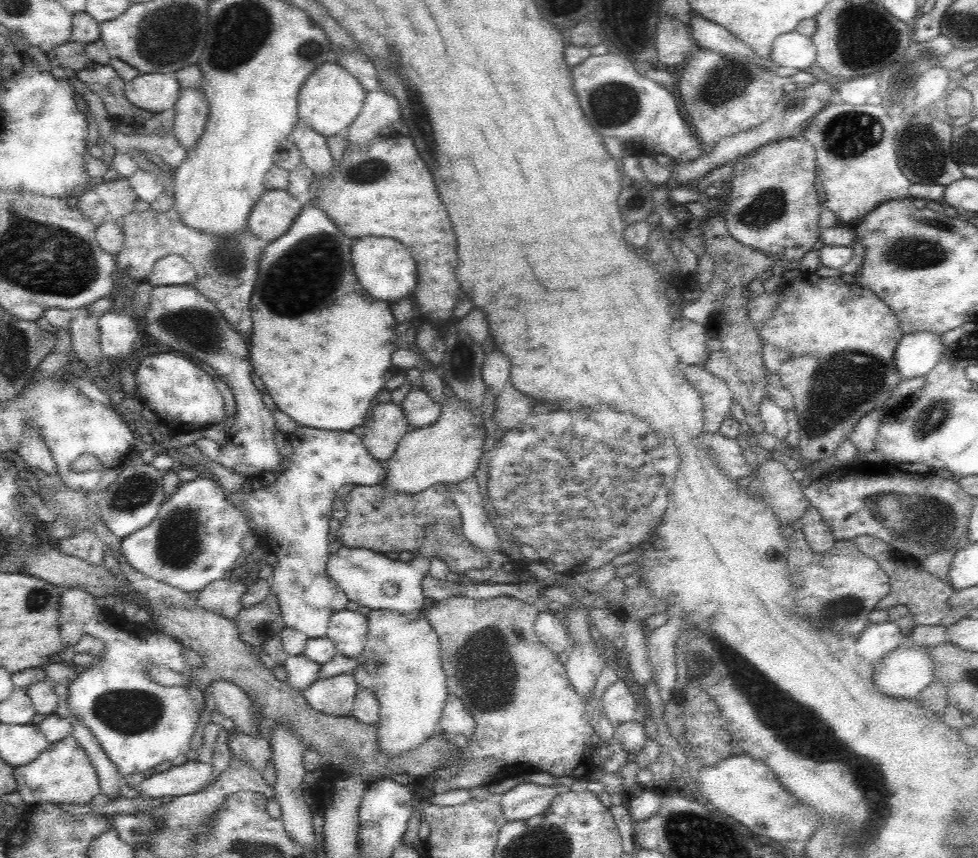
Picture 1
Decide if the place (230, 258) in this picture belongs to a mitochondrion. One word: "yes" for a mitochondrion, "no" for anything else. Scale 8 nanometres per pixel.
yes

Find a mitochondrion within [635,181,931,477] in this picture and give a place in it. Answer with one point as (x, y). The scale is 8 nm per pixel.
(843, 380)

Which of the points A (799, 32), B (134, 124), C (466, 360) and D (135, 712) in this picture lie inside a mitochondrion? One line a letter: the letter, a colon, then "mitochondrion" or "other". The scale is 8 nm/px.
A: other
B: other
C: other
D: mitochondrion

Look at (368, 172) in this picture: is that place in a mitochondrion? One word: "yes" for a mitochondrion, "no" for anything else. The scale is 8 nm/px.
yes

